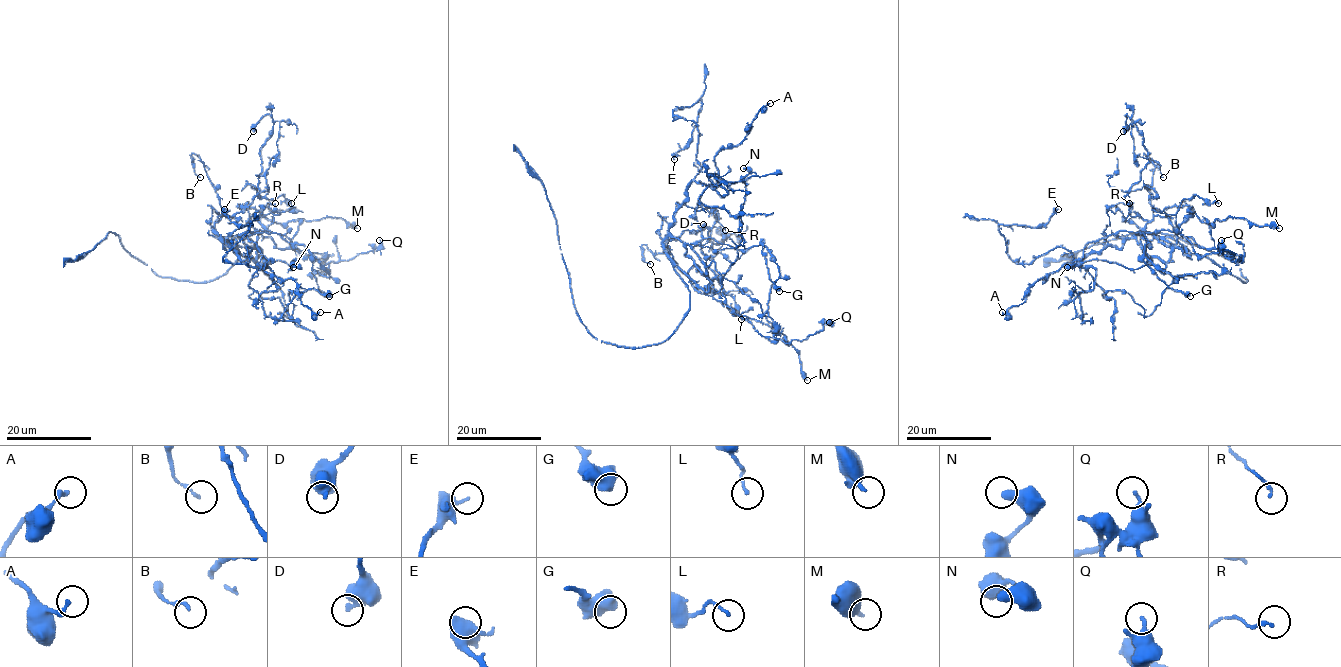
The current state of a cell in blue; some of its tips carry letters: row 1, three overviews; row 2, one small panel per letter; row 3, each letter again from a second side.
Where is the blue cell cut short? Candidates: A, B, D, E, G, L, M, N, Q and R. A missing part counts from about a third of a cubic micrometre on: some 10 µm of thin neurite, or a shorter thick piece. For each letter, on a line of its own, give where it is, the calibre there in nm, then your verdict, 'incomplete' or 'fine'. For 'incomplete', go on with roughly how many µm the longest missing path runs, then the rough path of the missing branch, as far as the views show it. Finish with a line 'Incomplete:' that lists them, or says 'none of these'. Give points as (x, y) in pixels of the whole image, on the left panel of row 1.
A: place (320, 312); calibre 240 nm; fine
B: place (200, 177); calibre 140 nm; fine
D: place (253, 131); calibre 400 nm; fine
E: place (224, 209); calibre 200 nm; fine
G: place (329, 296); calibre 650 nm; fine
L: place (291, 203); calibre 130 nm; fine
M: place (357, 228); calibre 220 nm; fine
N: place (293, 267); calibre 460 nm; fine
Q: place (379, 240); calibre 280 nm; fine
R: place (275, 203); calibre 150 nm; fine
Incomplete: none of these

